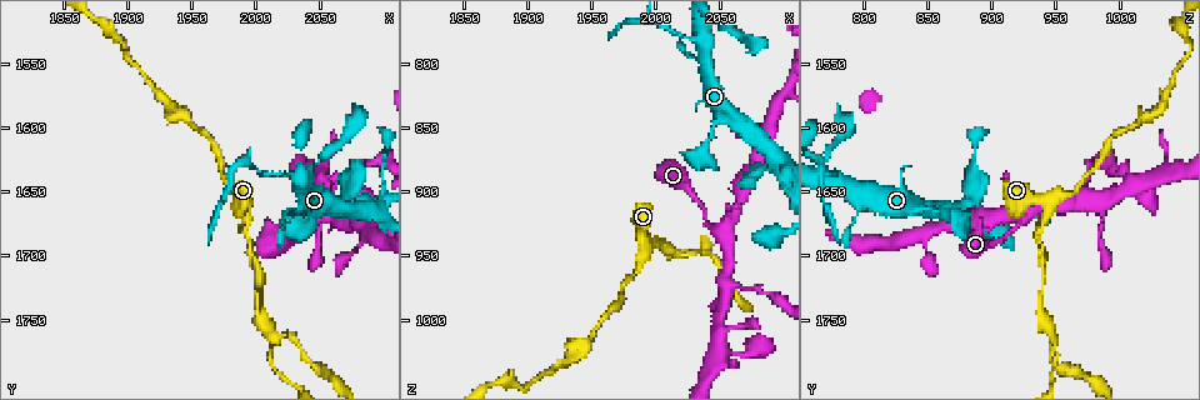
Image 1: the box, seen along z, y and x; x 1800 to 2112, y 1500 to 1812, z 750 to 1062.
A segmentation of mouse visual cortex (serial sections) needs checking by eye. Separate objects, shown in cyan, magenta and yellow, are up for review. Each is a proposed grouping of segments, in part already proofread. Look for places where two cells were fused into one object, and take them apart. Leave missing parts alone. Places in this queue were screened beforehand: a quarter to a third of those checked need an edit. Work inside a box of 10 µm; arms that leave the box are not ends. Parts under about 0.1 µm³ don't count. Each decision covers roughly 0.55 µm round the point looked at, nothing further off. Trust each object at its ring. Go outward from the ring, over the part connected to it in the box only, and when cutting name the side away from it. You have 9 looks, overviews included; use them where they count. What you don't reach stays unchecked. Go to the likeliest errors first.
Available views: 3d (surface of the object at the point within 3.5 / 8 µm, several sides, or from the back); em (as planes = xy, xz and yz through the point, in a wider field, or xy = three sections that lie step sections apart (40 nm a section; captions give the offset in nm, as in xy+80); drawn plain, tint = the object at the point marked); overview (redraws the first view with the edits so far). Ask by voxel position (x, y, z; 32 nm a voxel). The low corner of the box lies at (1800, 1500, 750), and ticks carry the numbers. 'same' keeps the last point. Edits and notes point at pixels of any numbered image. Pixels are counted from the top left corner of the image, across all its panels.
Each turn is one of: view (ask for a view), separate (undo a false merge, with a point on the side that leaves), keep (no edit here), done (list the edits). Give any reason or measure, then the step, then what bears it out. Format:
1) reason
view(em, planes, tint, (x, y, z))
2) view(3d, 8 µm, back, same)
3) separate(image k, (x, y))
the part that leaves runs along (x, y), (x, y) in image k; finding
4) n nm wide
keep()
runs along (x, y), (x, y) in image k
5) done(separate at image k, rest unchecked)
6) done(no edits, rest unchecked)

three arms meet
view(3d, 3.5 µm, (2050, 1666, 930))

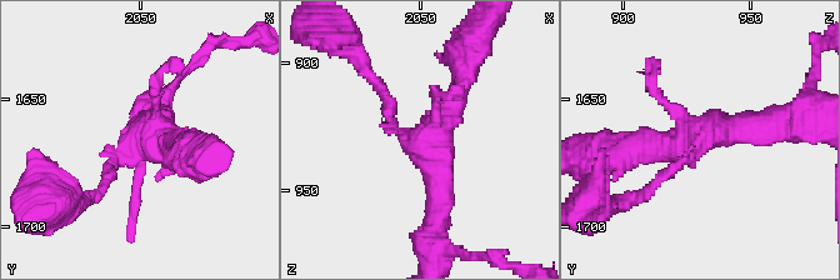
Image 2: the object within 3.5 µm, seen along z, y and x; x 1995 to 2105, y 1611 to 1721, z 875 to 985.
now the EM
view(em, xy, step 3, tint, (2050, 1666, 931))

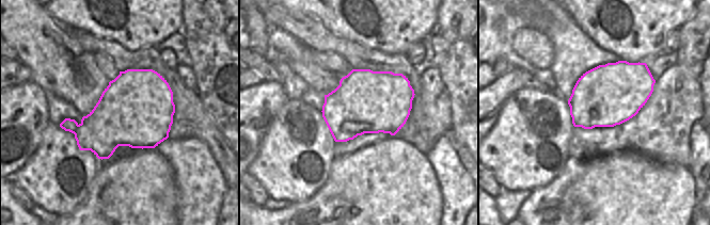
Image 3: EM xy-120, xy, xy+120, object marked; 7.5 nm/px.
480 nm wide
keep()
runs along (653, 185), (714, 131), (778, 124) in image 2; one cell here

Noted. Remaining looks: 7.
abrupt turn
view(3d, 3.5 µm, back, (2040, 1642, 776))

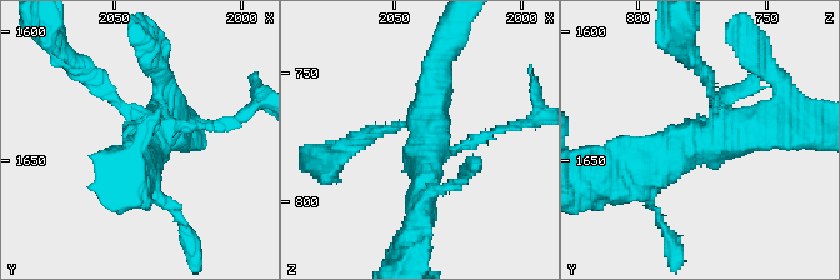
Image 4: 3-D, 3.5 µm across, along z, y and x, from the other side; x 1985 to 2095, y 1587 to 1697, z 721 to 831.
4 arms; arms of 100, 150, 350, 400 nm; shape alone is not enough
view(em, xy, step 2, tint, (2037, 1643, 773))

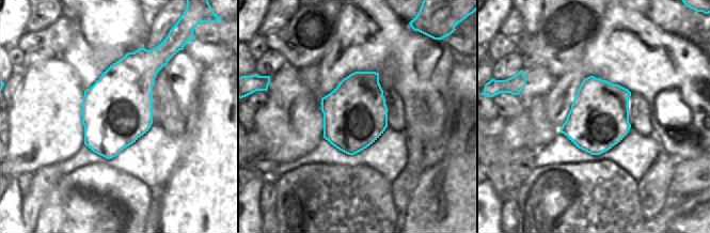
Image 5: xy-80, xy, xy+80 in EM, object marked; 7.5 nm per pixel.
separate(image 4, (226, 126))
the part that leaves runs along (184, 124), (226, 128), (260, 100) in image 4; a second cell is stuck on

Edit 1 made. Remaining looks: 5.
calibre changes
view(3d, 8 µm, (1994, 1678, 936))

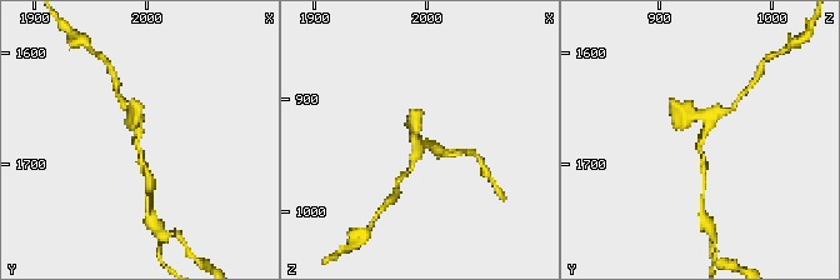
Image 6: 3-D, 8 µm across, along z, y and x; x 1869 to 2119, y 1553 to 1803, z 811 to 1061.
view(3d, 3.5 µm, same)

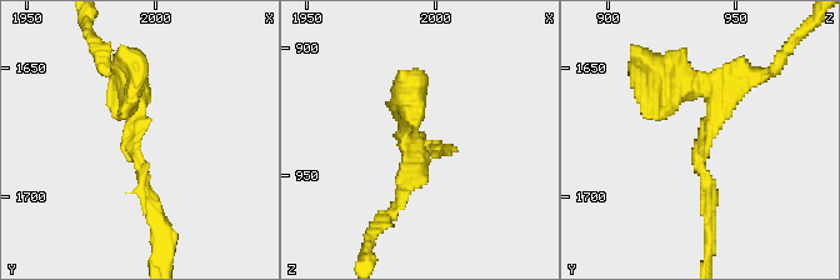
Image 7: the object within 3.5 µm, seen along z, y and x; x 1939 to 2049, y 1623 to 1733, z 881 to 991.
arms of 150, 300 nm
keep()
runs along (125, 85), (140, 185), (159, 215) in image 7; continuous, no second cell

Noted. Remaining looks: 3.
calibre changes
view(3d, 3.5 µm, (2016, 1764, 948))

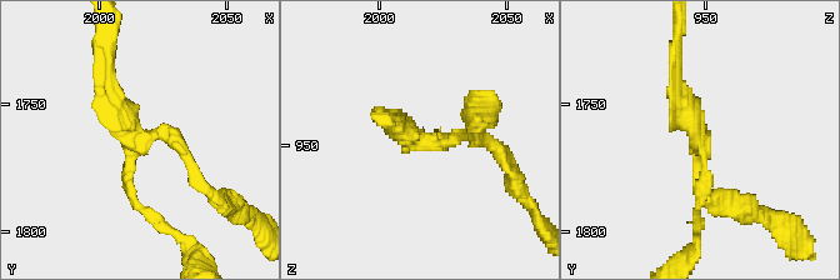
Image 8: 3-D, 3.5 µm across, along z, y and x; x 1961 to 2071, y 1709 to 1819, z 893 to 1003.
3 arms; arms of 150, 150, 150 nm
view(em, xy, step 5, tint, (2015, 1764, 949))

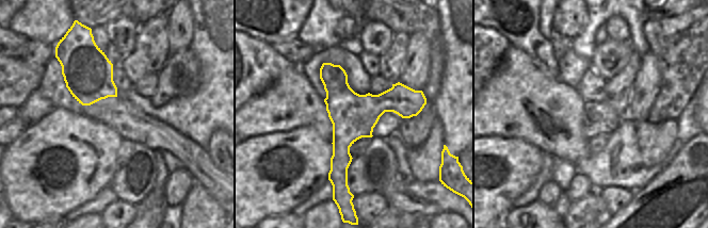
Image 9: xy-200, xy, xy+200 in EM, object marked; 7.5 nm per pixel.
keep()
continuous, no second cell

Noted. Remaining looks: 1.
done(separate at image 4, rest unchecked)

